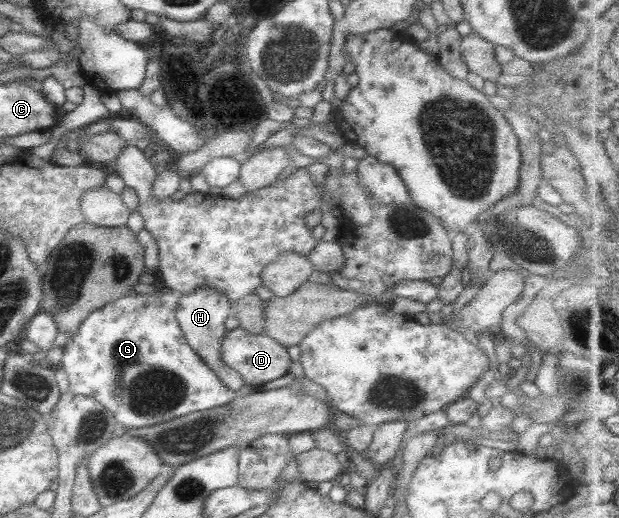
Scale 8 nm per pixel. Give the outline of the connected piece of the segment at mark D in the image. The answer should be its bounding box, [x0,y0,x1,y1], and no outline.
[220,327,291,388]

